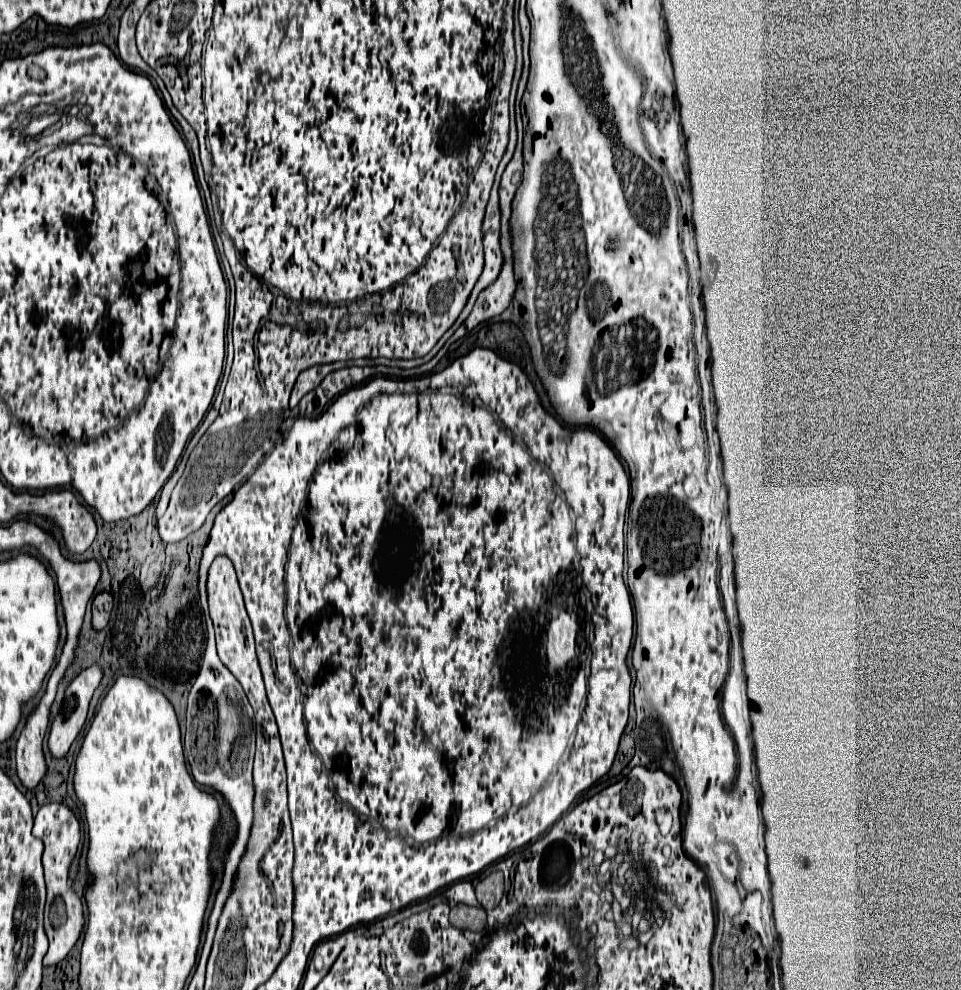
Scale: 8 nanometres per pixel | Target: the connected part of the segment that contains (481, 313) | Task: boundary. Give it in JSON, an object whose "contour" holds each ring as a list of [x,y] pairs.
{"contour":[[[503,267],[497,281],[493,281],[487,289],[483,289],[483,293],[479,293],[471,315],[463,323],[465,329],[473,329],[481,321],[487,321],[495,315],[501,315],[509,307],[513,293],[515,293],[513,267]]]}

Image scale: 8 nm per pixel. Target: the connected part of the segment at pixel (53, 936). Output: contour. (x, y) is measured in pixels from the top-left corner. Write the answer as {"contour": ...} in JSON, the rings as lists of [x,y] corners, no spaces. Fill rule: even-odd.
{"contour":[[[61,803],[43,805],[35,815],[33,835],[45,843],[43,851],[43,869],[45,869],[45,883],[47,883],[47,903],[45,903],[45,933],[49,937],[49,951],[43,959],[43,965],[57,965],[67,957],[73,945],[79,939],[79,933],[85,925],[83,919],[83,905],[81,899],[69,885],[69,865],[81,841],[81,827],[79,819]]]}

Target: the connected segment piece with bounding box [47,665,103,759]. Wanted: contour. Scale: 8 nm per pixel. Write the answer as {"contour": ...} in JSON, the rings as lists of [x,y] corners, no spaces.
{"contour":[[[93,665],[85,671],[81,671],[71,685],[65,689],[65,699],[59,709],[59,713],[51,721],[49,729],[49,753],[53,759],[61,759],[67,755],[71,743],[79,735],[79,731],[85,725],[89,701],[93,697],[93,691],[101,683],[103,671],[101,667]]]}

